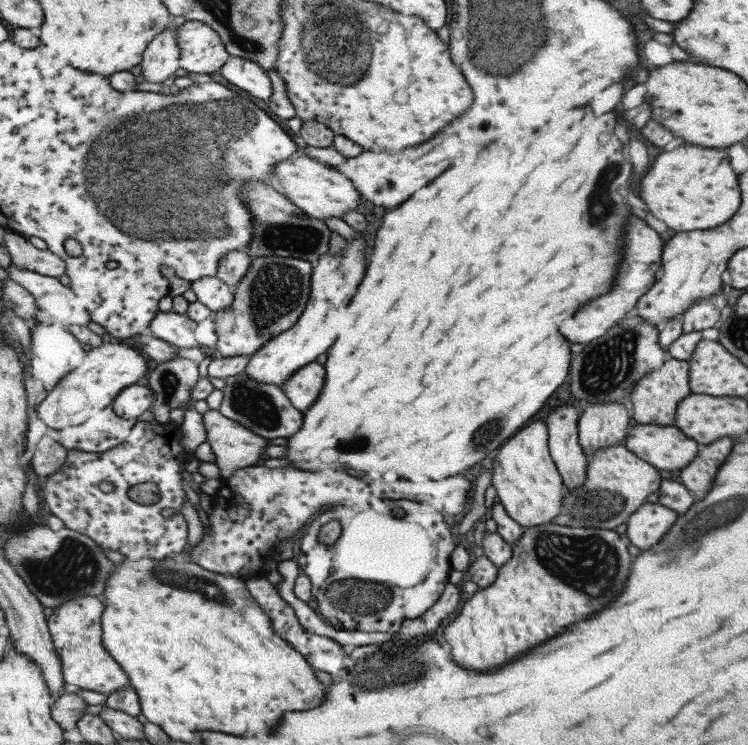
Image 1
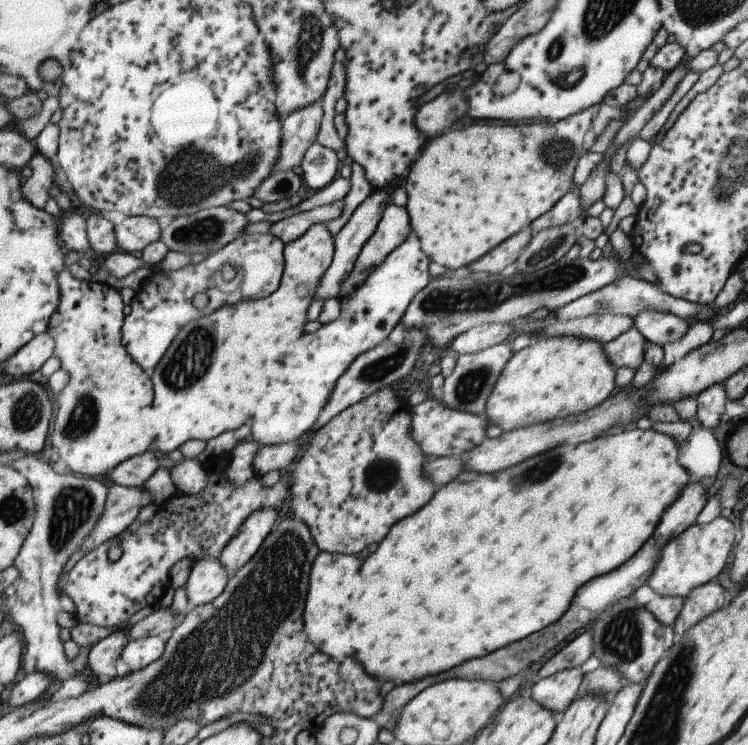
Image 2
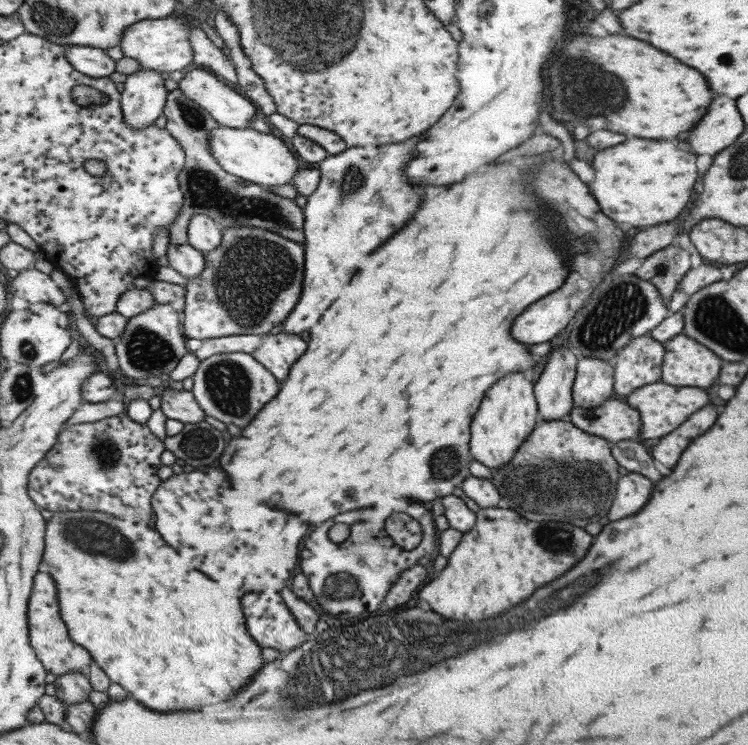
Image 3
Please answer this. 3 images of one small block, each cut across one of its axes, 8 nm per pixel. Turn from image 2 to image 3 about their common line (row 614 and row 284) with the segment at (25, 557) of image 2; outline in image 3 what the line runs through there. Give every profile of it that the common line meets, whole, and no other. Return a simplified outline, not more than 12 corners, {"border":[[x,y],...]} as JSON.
{"border":[[23,270],[13,292],[31,292],[41,302],[61,306],[61,285],[41,270]]}

